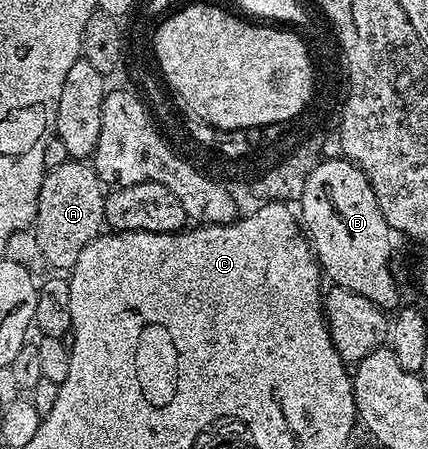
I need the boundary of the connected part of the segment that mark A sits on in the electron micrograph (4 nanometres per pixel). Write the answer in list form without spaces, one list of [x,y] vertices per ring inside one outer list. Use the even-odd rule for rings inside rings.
[[[69,159],[68,161],[62,163],[61,166],[54,167],[53,169],[47,170],[44,175],[44,182],[40,188],[40,194],[36,200],[36,220],[34,222],[34,232],[36,238],[38,239],[38,247],[42,247],[42,255],[44,256],[45,262],[49,266],[53,265],[53,270],[56,271],[68,271],[71,270],[72,266],[76,264],[78,255],[81,251],[90,244],[95,237],[101,236],[102,230],[105,228],[106,222],[104,220],[104,199],[106,196],[106,186],[103,181],[101,181],[100,176],[97,175],[95,169],[92,168],[91,164],[84,159]]]

